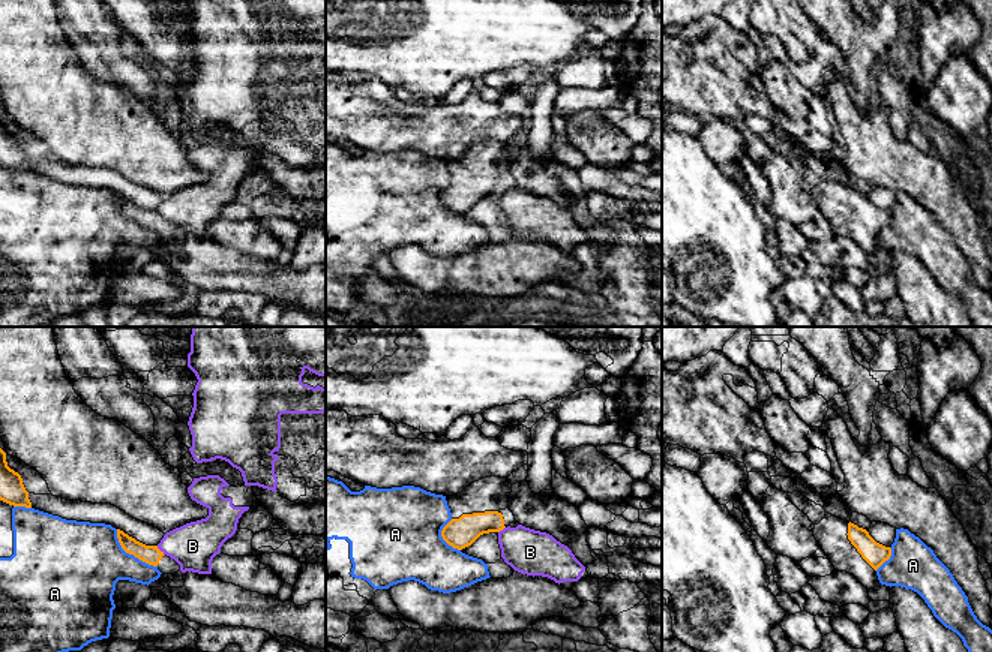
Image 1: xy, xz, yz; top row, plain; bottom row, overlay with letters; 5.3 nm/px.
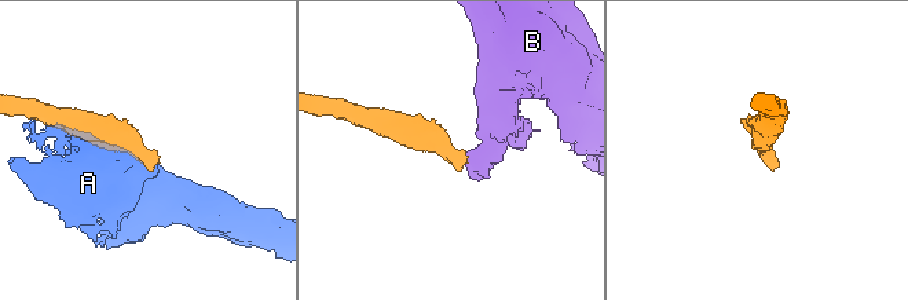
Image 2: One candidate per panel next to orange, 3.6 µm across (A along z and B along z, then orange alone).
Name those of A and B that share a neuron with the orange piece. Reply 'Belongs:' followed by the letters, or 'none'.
Belongs: none

